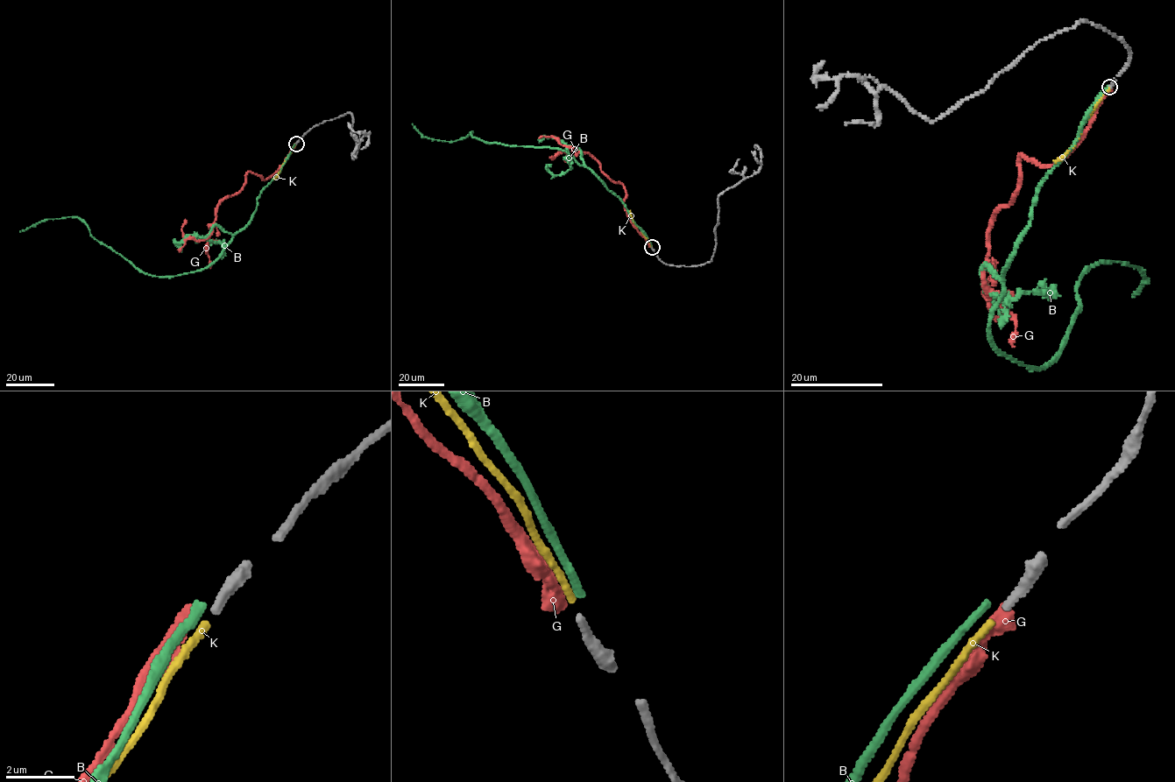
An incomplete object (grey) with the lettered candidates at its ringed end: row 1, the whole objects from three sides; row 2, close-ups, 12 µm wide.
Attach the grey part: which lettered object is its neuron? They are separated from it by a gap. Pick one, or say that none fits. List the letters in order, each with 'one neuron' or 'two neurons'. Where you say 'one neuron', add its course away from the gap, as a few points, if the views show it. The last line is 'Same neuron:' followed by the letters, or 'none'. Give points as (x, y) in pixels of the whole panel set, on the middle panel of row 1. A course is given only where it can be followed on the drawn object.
B: two neurons
G: two neurons
K: one neuron; it runs (651, 246), (633, 221), (630, 210)
Same neuron: K

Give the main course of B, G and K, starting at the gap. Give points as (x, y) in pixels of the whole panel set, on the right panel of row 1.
B: (1107, 86), (1038, 188), (990, 338), (1040, 369), (1081, 309), (1082, 273), (1101, 262), (1142, 268), (1131, 296)
G: (1110, 86), (1073, 148), (1041, 166), (1020, 155), (1018, 186), (988, 231), (988, 297), (992, 258)
K: (1108, 88), (1083, 123), (1073, 145), (1054, 161)

